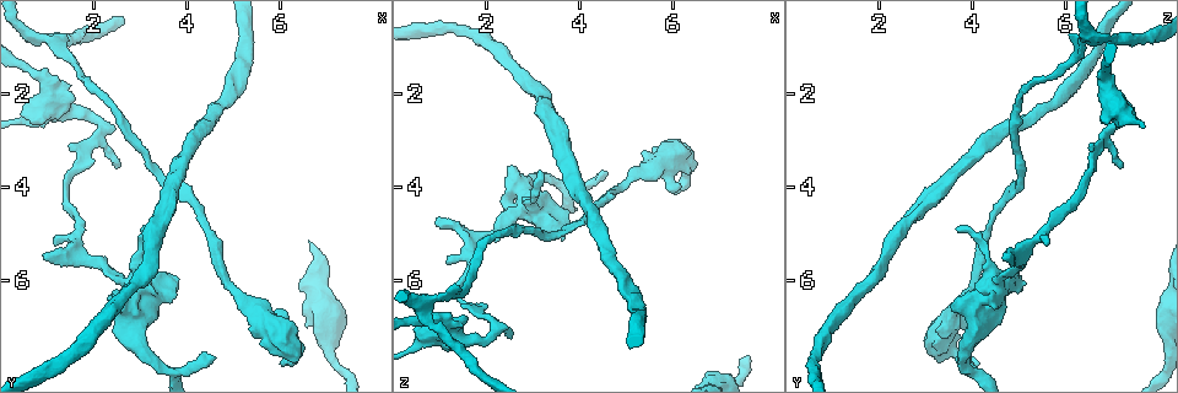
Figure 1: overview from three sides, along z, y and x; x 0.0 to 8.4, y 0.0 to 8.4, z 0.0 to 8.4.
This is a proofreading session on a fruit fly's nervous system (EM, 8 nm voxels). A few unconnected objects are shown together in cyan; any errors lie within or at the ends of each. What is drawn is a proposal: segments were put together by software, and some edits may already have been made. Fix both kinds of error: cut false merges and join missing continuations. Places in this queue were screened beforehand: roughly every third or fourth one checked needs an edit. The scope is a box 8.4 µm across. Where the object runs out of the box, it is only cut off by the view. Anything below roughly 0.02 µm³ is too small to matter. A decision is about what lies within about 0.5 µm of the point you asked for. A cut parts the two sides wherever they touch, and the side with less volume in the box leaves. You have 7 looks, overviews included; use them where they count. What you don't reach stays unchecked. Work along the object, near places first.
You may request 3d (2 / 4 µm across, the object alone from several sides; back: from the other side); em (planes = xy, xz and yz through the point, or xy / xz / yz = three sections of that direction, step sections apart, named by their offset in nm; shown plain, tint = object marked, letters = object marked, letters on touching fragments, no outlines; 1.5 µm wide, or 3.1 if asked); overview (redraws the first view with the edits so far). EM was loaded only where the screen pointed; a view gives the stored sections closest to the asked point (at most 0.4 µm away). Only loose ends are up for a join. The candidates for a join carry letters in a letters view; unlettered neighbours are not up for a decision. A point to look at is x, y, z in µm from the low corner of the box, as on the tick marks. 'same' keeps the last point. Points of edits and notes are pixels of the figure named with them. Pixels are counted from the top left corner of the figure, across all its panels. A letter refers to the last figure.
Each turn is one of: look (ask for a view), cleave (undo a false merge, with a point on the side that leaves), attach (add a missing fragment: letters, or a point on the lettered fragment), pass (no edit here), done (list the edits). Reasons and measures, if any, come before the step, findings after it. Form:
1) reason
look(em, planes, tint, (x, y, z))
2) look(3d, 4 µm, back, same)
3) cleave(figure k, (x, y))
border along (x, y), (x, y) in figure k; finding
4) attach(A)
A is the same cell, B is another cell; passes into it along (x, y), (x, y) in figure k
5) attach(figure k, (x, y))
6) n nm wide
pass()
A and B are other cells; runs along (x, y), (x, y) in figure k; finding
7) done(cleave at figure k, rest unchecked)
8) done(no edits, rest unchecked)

look(3d, 4 µm, (1.20, 5.25, 5.55))

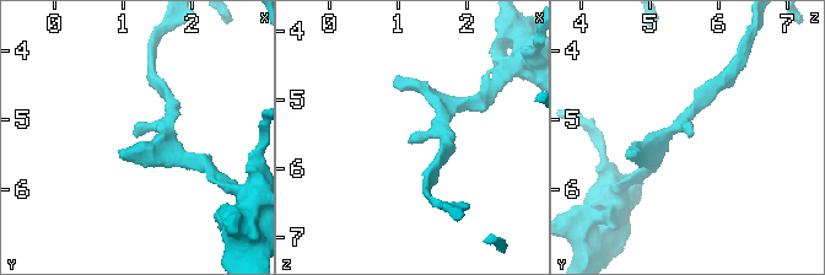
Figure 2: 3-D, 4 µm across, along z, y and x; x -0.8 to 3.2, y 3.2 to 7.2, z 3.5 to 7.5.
arms of 180, 200 nm; need the tissue
look(em, planes, letters, (1.15, 5.25, 5.60))

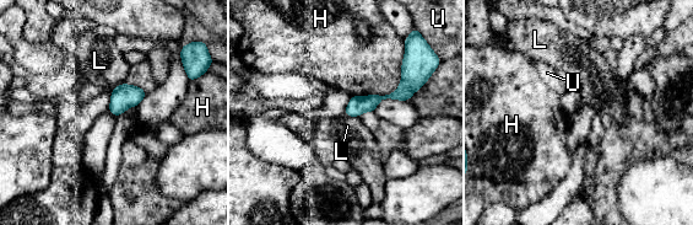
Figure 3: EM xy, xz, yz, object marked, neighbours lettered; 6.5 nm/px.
pass()
H, L and U are other cells; none of them fits

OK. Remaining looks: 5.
thin end
look(em, planes, letters, (4.60, 7.70, 3.70))

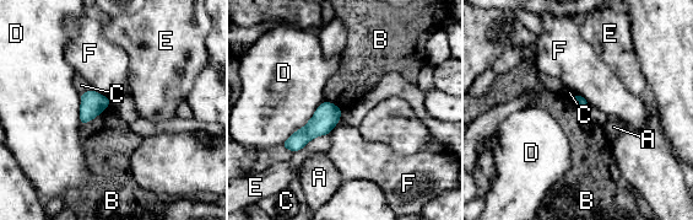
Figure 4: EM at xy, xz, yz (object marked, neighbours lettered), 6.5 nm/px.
pass()
A, B, C, D, E and F are other cells; border along (106, 107), (82, 125) in figure 4; none of them fits

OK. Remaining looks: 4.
a fork
look(em, planes, letters, (0.85, 0.85, 6.40))

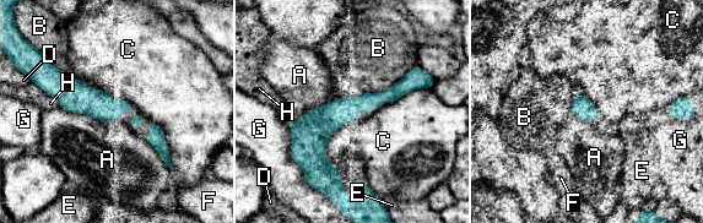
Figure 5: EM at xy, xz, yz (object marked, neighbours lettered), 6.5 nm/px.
pass()
A, B, C, D, E, F, G and H are other cells; one neuron here

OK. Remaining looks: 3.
done(no edits, rest unchecked)

